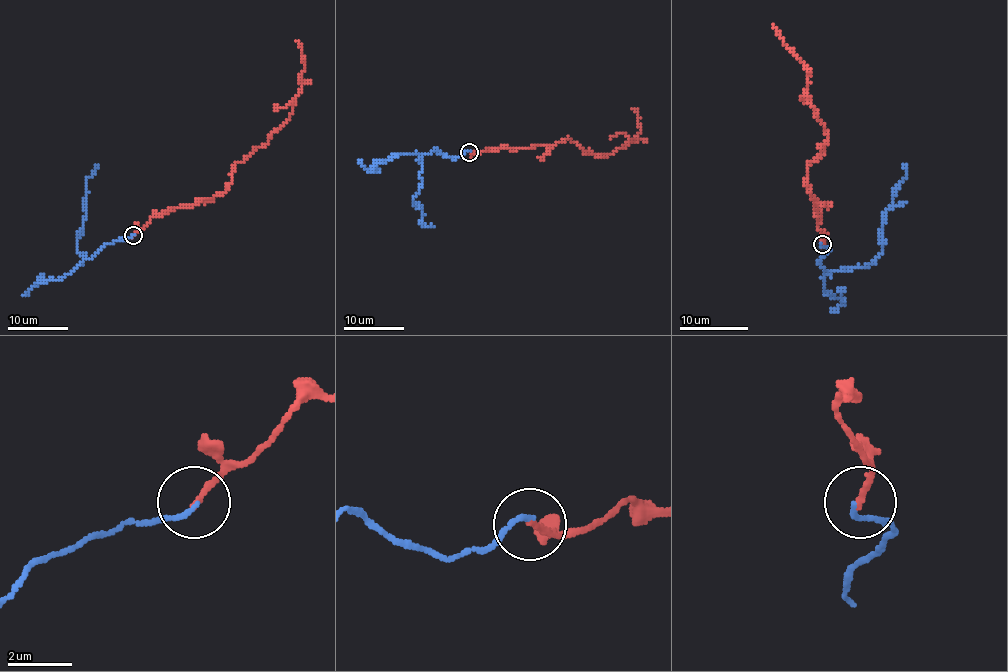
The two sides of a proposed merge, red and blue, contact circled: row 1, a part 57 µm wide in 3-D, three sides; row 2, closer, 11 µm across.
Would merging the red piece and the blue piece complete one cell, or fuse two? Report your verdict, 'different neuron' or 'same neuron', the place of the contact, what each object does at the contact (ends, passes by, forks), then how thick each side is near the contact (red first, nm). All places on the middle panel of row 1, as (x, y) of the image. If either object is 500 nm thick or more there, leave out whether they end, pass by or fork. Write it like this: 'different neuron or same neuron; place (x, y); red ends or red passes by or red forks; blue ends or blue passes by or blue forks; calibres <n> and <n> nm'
same neuron; place (469, 152); red ends; blue ends; calibres 200 and 160 nm

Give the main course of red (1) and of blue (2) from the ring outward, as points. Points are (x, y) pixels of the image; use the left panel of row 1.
1: (132, 235), (153, 216), (225, 191), (234, 166), (269, 140), (293, 108), (301, 90), (304, 64), (297, 40)
2: (132, 235), (105, 244), (88, 258), (78, 250), (87, 179), (96, 166)

